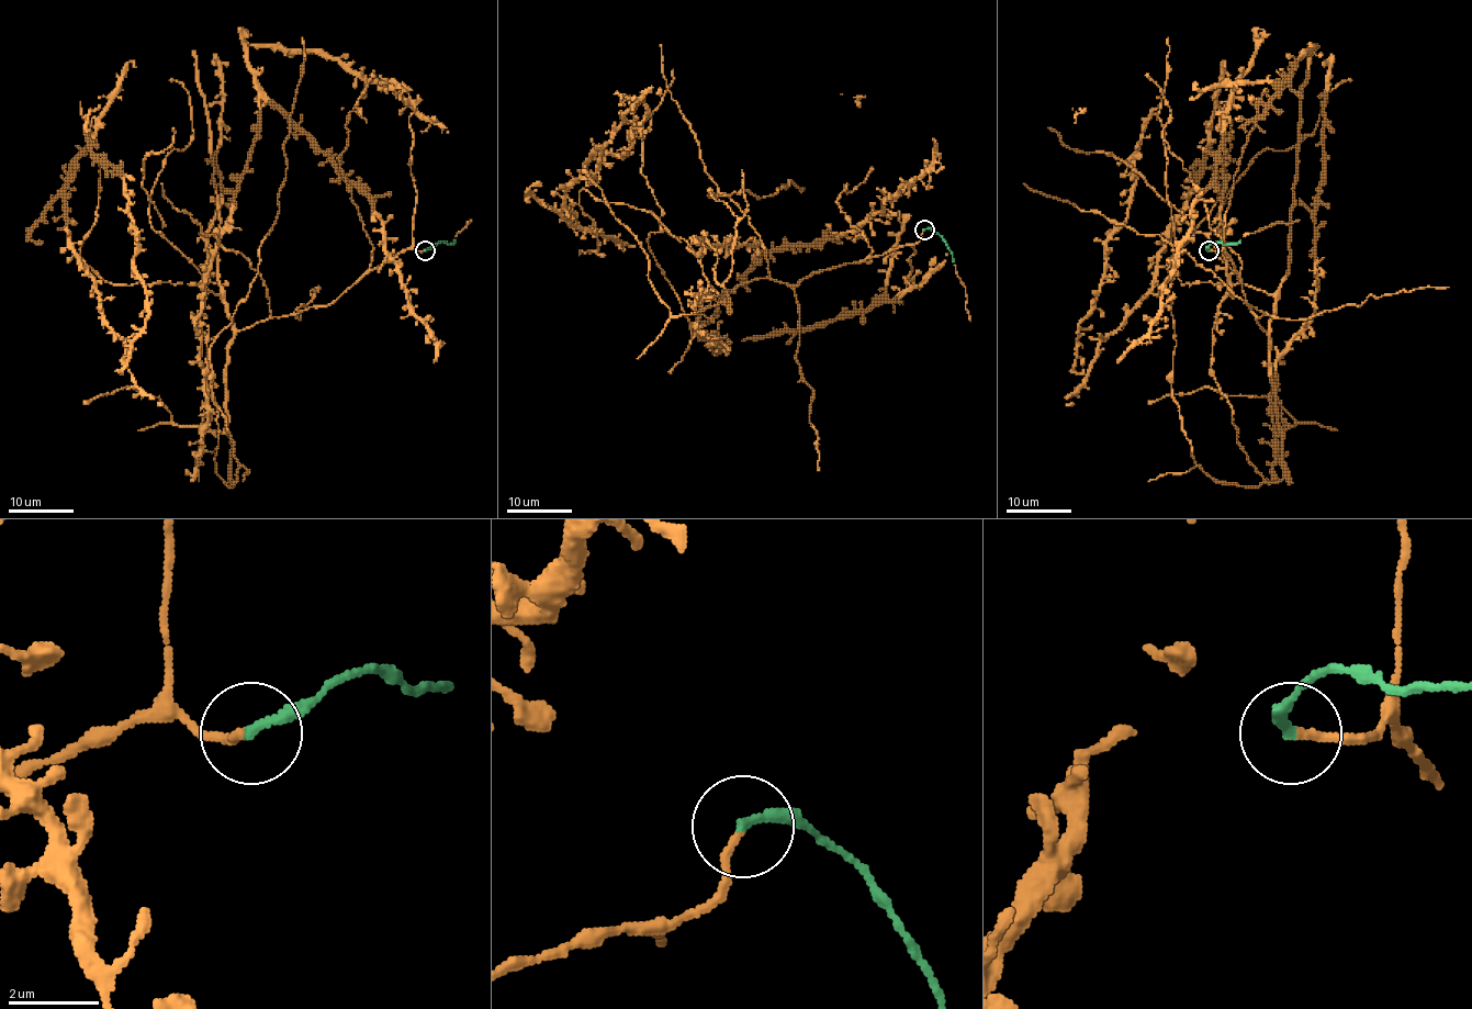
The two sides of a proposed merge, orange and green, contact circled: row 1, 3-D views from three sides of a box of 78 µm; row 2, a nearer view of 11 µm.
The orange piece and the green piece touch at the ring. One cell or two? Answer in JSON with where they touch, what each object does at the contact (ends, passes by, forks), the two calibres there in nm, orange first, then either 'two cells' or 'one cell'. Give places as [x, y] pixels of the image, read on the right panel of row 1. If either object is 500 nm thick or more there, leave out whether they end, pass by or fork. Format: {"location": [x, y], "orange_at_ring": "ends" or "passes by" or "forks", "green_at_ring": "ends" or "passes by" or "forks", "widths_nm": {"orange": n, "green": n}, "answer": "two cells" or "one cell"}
{"location": [1209, 250], "orange_at_ring": "ends", "green_at_ring": "ends", "widths_nm": {"orange": 180, "green": 240}, "answer": "one cell"}

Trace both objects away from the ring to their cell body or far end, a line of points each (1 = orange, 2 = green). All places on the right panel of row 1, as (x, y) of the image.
1: (1209, 251), (1263, 313), (1274, 483), (1214, 481), (1171, 388), (1168, 37)
2: (1209, 251), (1208, 248), (1215, 242), (1231, 245), (1240, 239)

